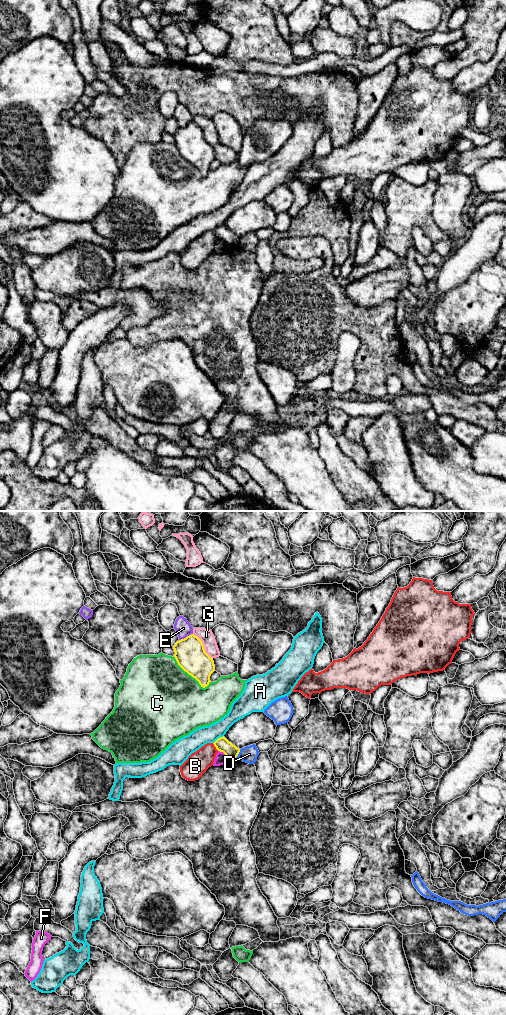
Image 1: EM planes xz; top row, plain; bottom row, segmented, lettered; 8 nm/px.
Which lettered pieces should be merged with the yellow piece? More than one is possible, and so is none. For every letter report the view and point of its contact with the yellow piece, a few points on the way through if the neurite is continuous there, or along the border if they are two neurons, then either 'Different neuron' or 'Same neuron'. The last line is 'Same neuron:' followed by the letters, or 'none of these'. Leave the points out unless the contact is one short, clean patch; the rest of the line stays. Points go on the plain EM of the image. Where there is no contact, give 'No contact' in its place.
A: Touches yellow at xz (218, 226). Different neuron
B: Touches yellow at xz (215, 234). Different neuron
C: Touches yellow at xz (190, 162). Different neuron
D: Touches yellow at xz (238, 241). Different neuron
E: Touches yellow at xz (186, 125). Different neuron
F: Touches yellow at xz (224, 241). Boundary: xz (218, 238), (229, 247). Different neuron
G: Touches yellow at xz (203, 134). Different neuron
Same neuron: none of these

